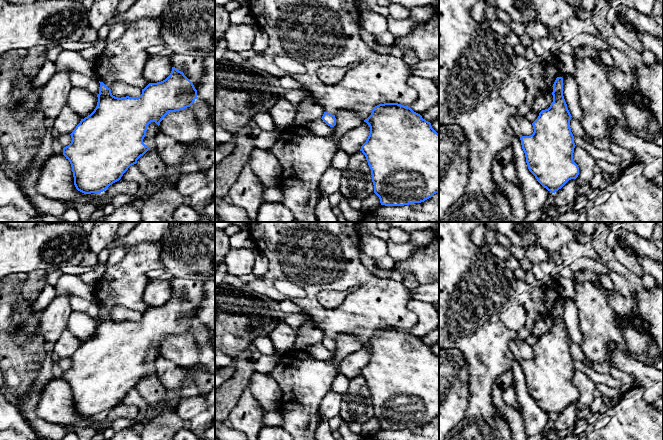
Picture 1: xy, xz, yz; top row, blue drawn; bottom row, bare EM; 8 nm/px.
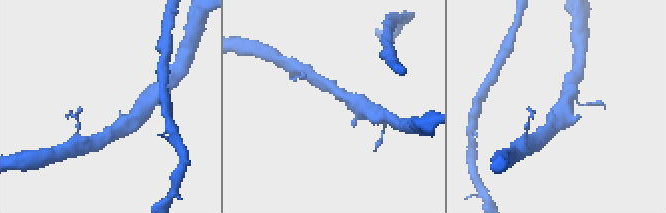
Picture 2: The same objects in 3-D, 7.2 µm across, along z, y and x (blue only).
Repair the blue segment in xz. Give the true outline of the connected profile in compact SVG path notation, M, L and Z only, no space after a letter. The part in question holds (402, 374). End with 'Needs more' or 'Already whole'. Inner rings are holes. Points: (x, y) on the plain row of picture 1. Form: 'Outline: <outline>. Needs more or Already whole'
Outline: M384 327L373 331L371 339L364 346L369 349L370 357L360 375L371 393L374 417L379 421L381 429L421 427L439 416L439 358L430 346L410 331L398 327Z. Already whole

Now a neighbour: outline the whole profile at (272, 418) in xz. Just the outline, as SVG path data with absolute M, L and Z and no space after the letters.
M269 411L264 414L263 428L282 426L282 414L280 411Z

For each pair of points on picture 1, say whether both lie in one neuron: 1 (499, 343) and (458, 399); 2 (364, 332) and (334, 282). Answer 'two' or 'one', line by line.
1: two
2: one

